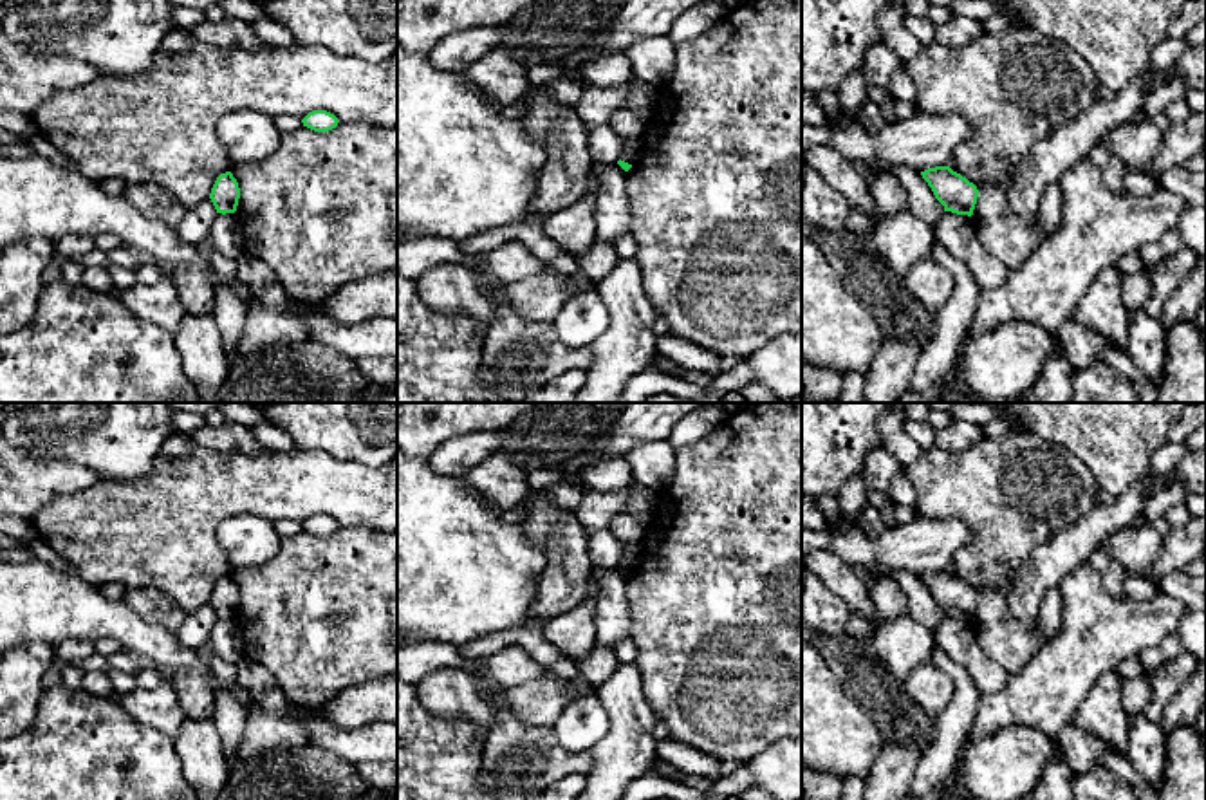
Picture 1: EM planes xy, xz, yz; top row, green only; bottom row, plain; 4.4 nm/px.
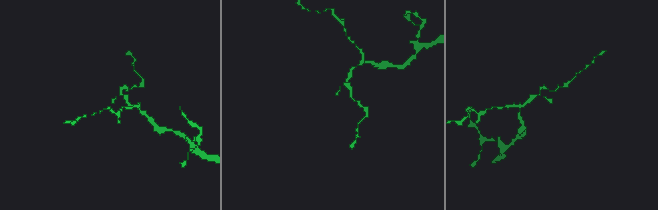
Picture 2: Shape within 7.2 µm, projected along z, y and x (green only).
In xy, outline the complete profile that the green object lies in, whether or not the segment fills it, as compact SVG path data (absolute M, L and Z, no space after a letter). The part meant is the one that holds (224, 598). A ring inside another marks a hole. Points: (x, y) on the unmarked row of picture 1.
M231 576L220 578L211 592L209 603L217 618L235 618L240 603L240 592Z

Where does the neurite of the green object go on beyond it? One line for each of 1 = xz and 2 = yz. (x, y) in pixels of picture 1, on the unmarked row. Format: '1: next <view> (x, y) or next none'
1: next none
2: next none

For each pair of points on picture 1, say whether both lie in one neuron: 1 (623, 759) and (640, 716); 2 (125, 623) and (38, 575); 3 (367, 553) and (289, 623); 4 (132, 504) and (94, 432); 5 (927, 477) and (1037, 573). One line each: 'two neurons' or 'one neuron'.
1: one neuron
2: one neuron
3: one neuron
4: two neurons
5: two neurons

